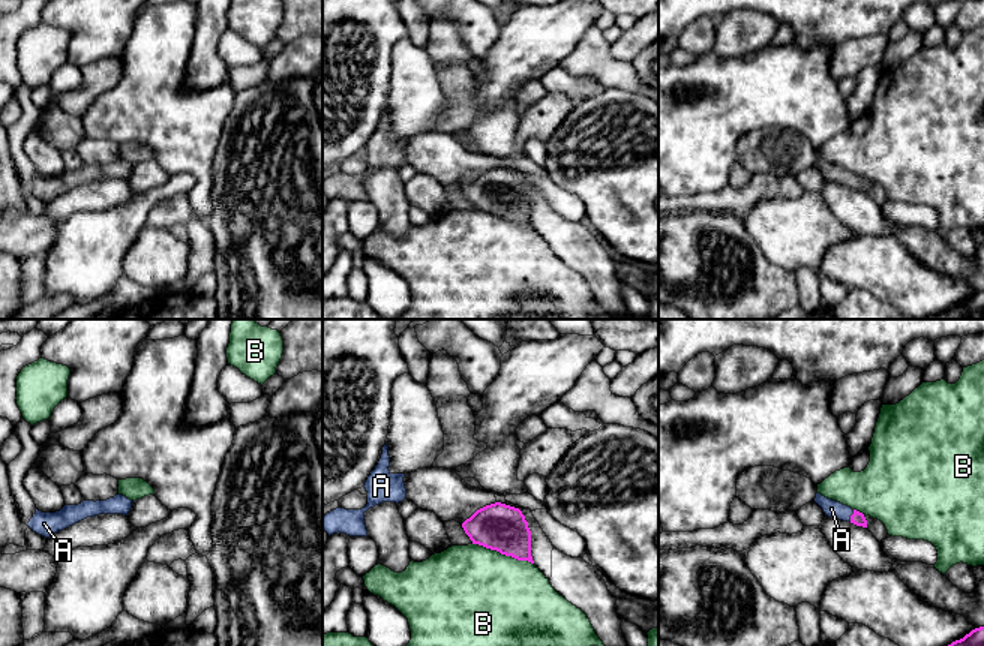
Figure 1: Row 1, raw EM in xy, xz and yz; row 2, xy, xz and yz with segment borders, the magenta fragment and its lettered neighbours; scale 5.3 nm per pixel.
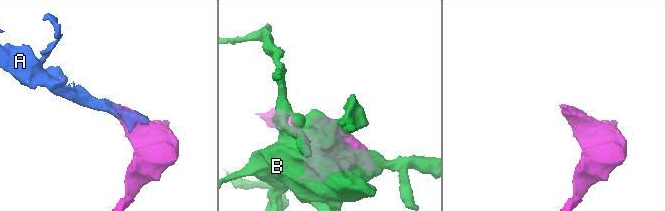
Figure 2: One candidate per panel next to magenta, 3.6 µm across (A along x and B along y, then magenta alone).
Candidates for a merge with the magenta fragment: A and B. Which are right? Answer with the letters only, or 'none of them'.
A

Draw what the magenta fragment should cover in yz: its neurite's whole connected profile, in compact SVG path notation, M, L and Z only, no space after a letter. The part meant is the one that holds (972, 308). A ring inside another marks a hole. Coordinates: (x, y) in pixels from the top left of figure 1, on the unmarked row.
M984 291L975 292L963 303L924 319L984 319Z

